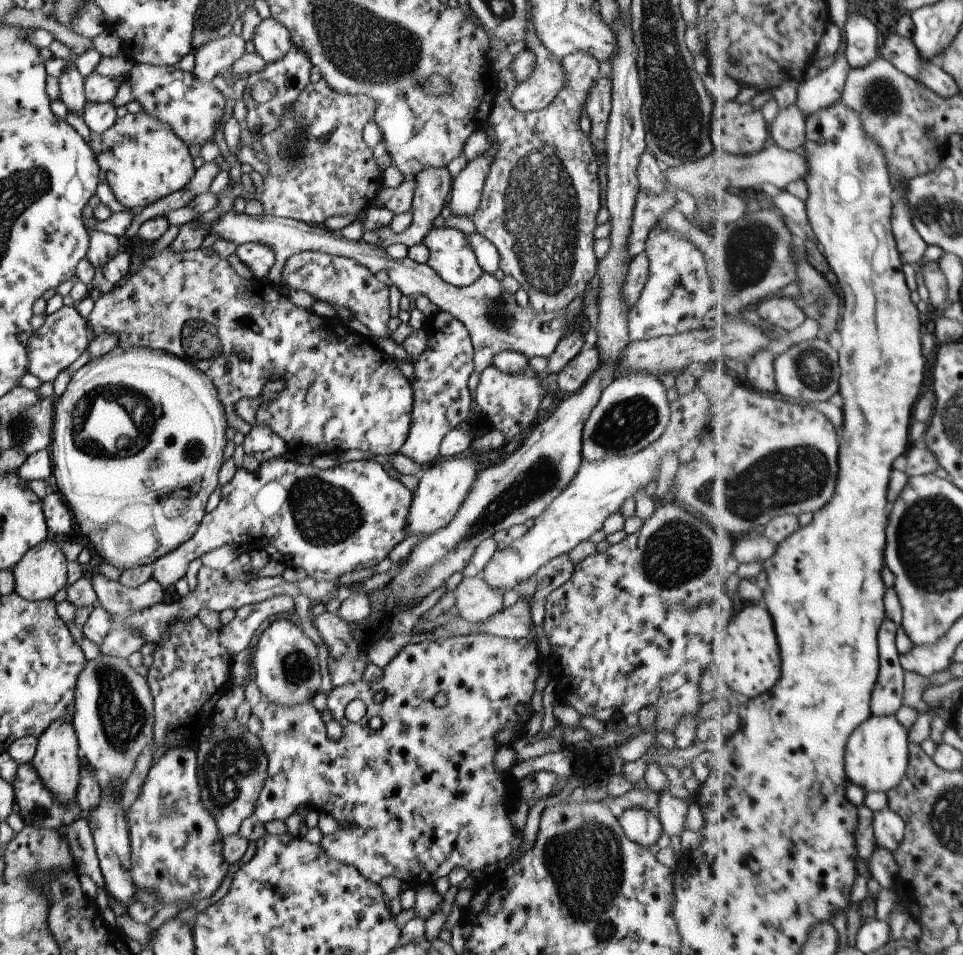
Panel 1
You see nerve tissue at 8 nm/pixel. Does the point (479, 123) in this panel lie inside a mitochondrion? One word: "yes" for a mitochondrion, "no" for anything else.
no

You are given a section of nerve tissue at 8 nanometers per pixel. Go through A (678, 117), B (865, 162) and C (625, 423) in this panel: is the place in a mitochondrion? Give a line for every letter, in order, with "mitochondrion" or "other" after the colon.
A: mitochondrion
B: mitochondrion
C: mitochondrion

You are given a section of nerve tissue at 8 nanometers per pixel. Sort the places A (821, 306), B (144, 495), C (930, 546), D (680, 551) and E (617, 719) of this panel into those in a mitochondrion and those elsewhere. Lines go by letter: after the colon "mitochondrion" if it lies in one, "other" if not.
A: mitochondrion
B: other
C: mitochondrion
D: mitochondrion
E: other

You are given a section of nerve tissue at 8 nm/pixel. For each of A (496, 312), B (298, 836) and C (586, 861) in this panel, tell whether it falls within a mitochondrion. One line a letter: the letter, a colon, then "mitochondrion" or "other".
A: mitochondrion
B: other
C: mitochondrion

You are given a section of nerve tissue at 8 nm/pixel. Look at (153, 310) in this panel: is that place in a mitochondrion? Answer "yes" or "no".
no

